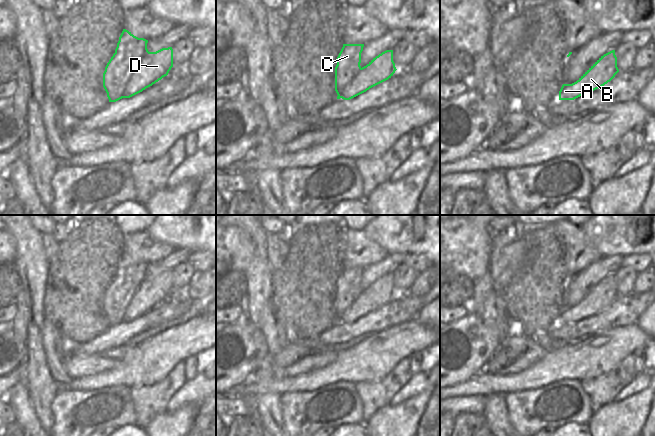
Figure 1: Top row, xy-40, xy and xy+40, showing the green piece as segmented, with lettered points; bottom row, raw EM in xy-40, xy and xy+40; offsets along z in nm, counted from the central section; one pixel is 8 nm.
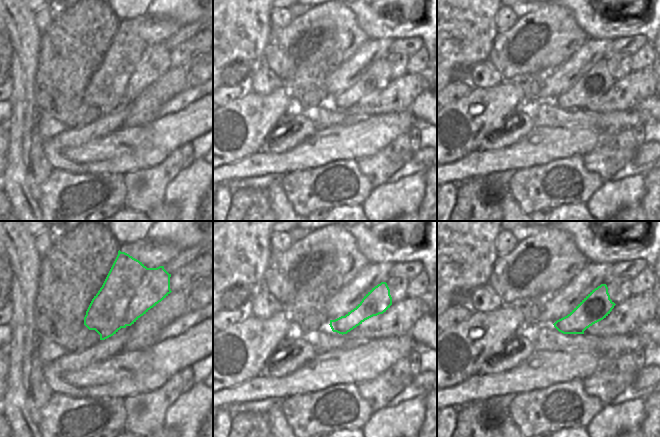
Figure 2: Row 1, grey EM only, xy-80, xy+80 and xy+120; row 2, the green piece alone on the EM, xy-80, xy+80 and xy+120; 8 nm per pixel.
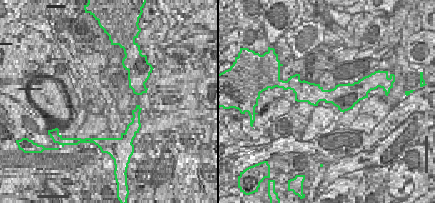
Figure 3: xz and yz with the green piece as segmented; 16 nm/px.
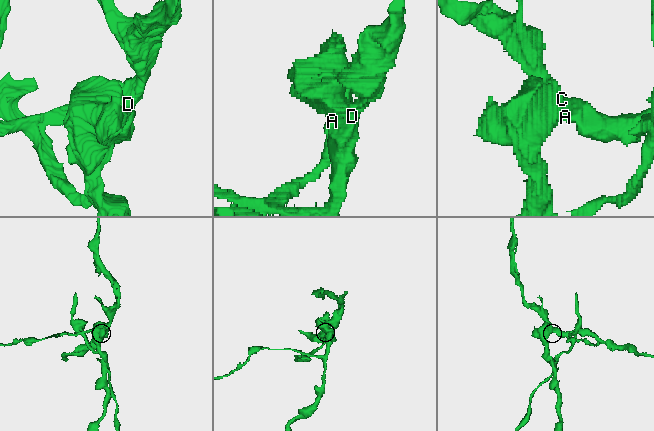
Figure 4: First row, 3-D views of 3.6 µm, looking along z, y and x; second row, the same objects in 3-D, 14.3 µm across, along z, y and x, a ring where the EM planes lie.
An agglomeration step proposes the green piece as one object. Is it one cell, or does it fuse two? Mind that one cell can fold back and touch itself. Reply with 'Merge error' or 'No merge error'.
Merge error.

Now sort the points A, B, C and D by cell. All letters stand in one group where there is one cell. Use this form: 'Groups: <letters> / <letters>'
Groups: A B D / C.

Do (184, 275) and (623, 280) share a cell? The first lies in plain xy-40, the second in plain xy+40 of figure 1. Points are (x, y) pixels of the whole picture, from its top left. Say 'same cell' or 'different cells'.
same cell

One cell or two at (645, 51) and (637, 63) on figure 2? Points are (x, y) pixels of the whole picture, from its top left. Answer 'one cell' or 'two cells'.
one cell

